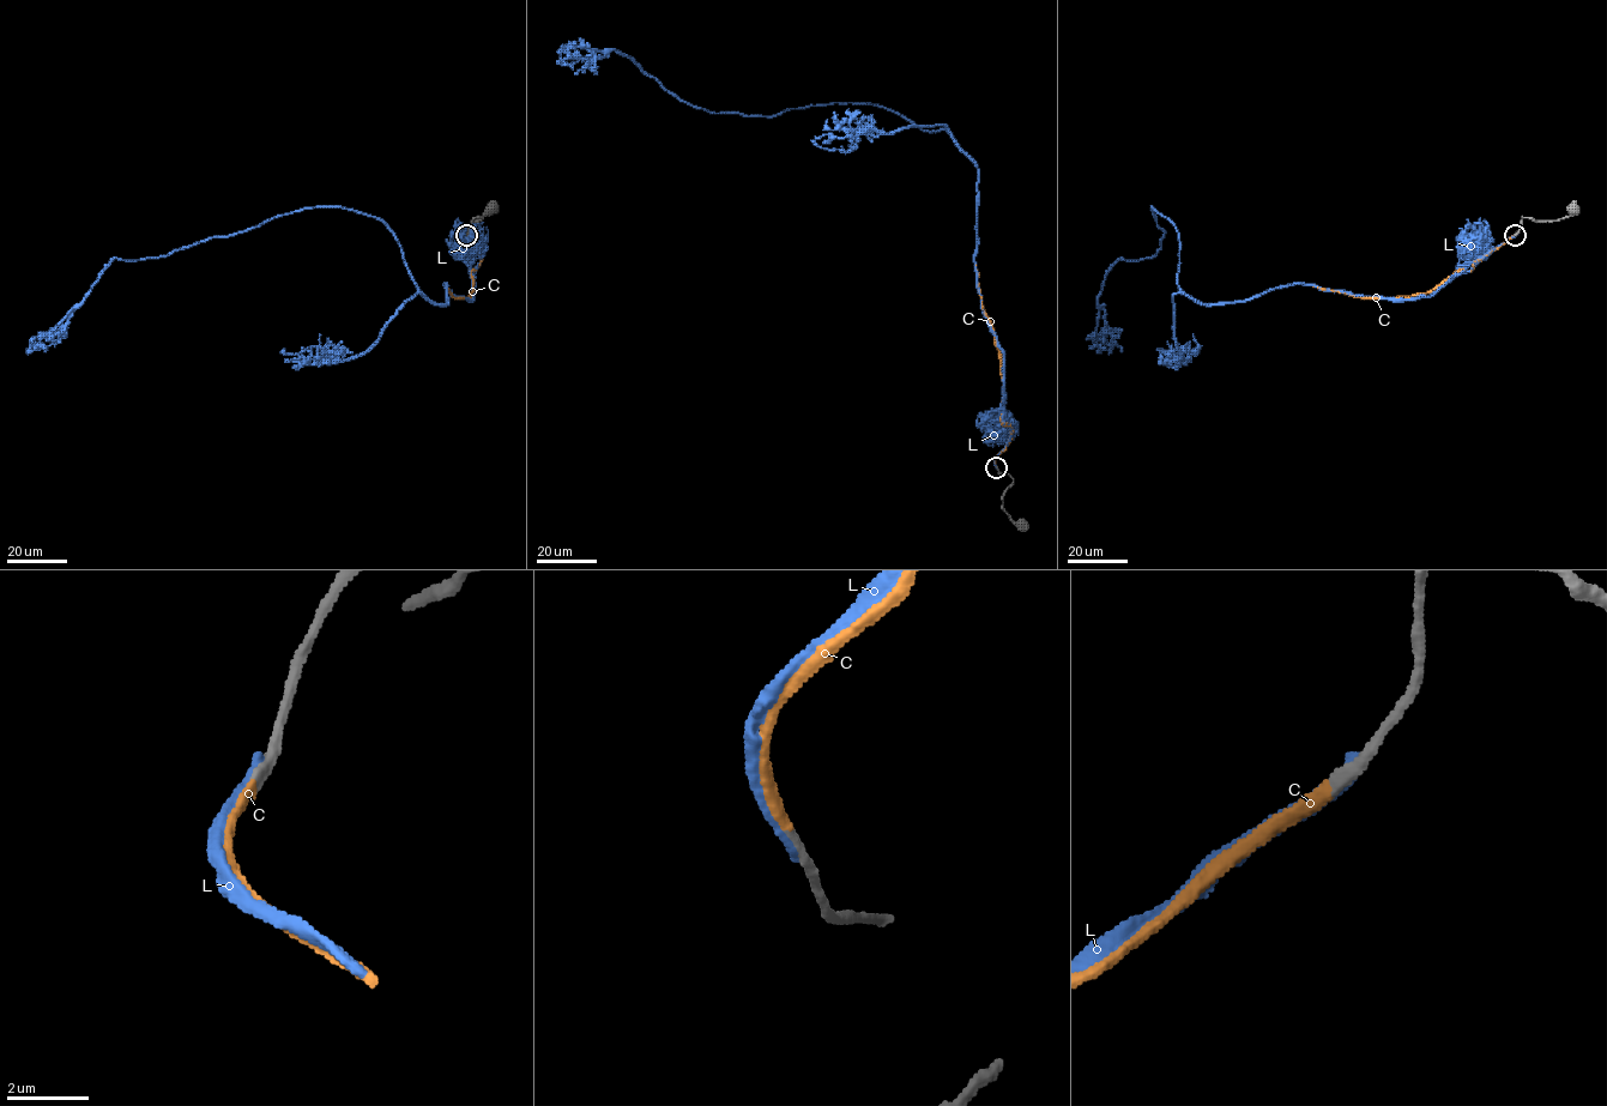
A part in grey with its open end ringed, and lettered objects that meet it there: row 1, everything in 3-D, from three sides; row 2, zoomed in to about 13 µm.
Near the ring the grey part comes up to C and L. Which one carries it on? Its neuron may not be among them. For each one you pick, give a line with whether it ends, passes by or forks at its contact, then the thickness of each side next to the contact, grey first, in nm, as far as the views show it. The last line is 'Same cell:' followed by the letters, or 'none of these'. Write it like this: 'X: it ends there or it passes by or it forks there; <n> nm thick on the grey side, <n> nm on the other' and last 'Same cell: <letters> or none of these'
C: it ends there; 320 nm thick on the grey side, 280 nm on the other
Same cell: C

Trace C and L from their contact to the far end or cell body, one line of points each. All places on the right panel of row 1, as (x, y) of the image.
C: (1515, 234), (1469, 271), (1457, 271), (1426, 292), (1364, 298), (1312, 285)
L: (1516, 234), (1429, 295), (1200, 303), (1151, 206), (1160, 247), (1098, 298), (1117, 345)

